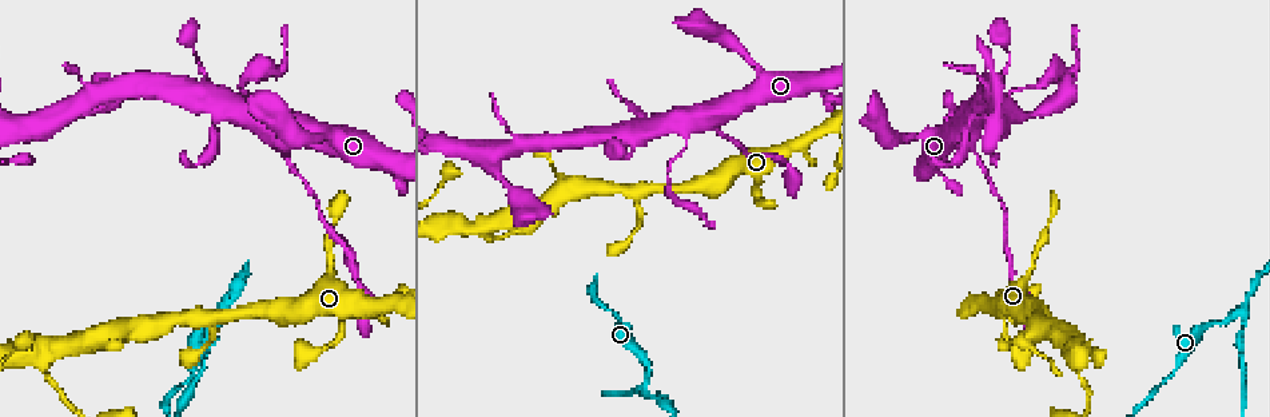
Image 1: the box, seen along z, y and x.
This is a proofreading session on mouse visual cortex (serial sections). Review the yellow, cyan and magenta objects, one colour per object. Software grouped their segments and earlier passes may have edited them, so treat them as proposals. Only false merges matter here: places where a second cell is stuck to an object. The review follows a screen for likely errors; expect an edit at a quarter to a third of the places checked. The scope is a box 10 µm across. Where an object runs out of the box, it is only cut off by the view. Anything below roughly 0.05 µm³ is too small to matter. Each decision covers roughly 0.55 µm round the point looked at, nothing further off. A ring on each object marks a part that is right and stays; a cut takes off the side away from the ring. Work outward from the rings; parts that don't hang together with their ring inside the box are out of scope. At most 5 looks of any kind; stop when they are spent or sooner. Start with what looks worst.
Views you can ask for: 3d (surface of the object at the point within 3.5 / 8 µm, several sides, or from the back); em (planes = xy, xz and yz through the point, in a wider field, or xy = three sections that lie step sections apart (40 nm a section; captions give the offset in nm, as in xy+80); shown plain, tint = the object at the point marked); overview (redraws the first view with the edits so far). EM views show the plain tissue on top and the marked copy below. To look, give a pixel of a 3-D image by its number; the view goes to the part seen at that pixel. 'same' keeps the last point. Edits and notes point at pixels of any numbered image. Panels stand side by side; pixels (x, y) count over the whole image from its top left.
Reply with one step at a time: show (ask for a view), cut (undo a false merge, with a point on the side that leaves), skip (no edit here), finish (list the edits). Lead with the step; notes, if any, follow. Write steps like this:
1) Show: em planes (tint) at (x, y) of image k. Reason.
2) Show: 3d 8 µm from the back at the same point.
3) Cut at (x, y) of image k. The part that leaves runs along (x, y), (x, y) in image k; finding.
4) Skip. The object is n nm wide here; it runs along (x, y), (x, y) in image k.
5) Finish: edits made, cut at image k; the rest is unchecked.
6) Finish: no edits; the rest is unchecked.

Show: 3d 3.5 µm at (686, 136) of image 1. Three arms meet.

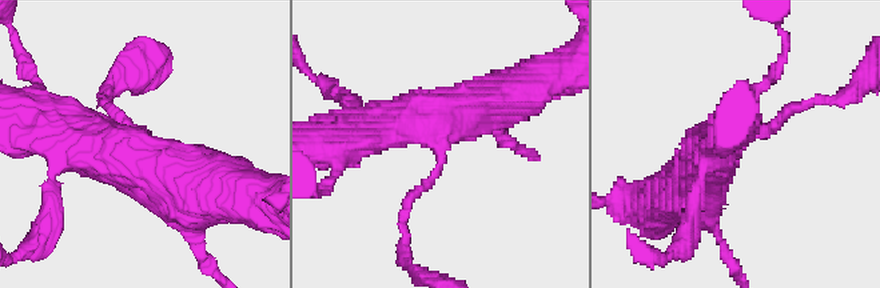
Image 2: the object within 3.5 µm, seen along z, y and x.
Show: em xy step 5 (tint) at (142, 144) of image 2. 3 arms meet here; the arms are 150, 500, 600 nm wide; shape alone is not enough.

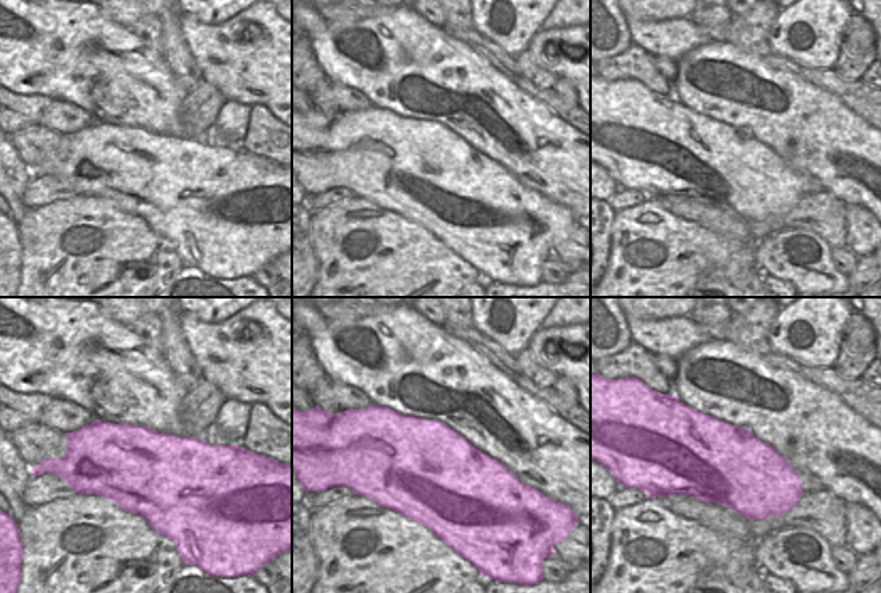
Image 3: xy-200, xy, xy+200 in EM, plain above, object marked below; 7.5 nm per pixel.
Skip. The object is 750 nm wide here; it runs along (206, 191), (54, 128) in image 2; all the same cell.

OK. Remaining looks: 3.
Show: 3d 3.5 µm at (644, 392) of image 1. Sharp bend.

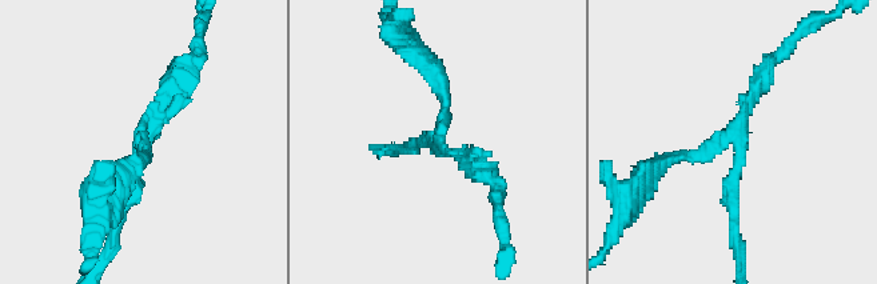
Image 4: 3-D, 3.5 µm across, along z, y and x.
Show: em xy step 5 (tint) at (139, 134) of image 4. 3 arms meet here; the arms are 150, 200, 200 nm wide; need the tissue.

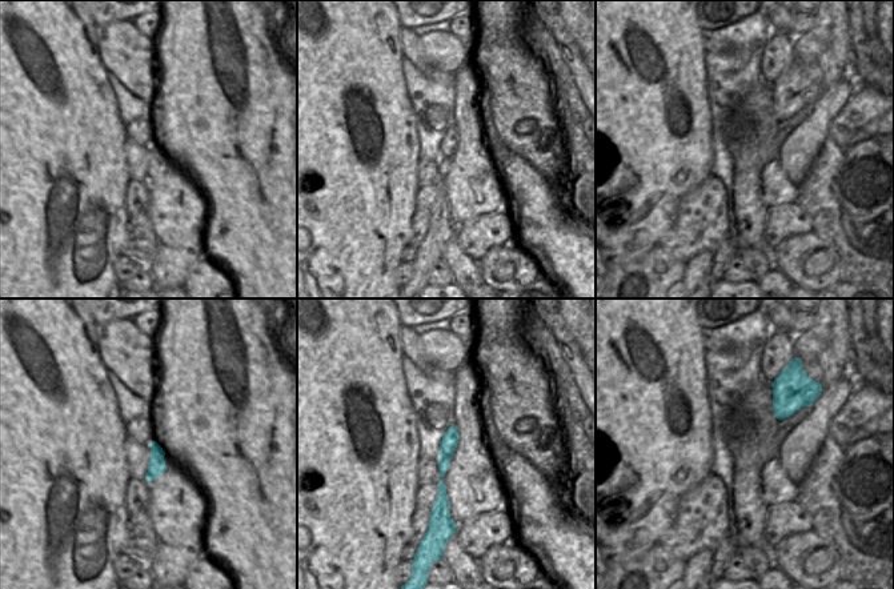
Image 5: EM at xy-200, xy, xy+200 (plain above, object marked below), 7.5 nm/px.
Cut at (730, 187) of image 4. The part that leaves runs along (737, 136), (741, 259) in image 4; two cells meet here.

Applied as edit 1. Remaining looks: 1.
Finish: edits made, cut at image 4; the rest is unchecked.

